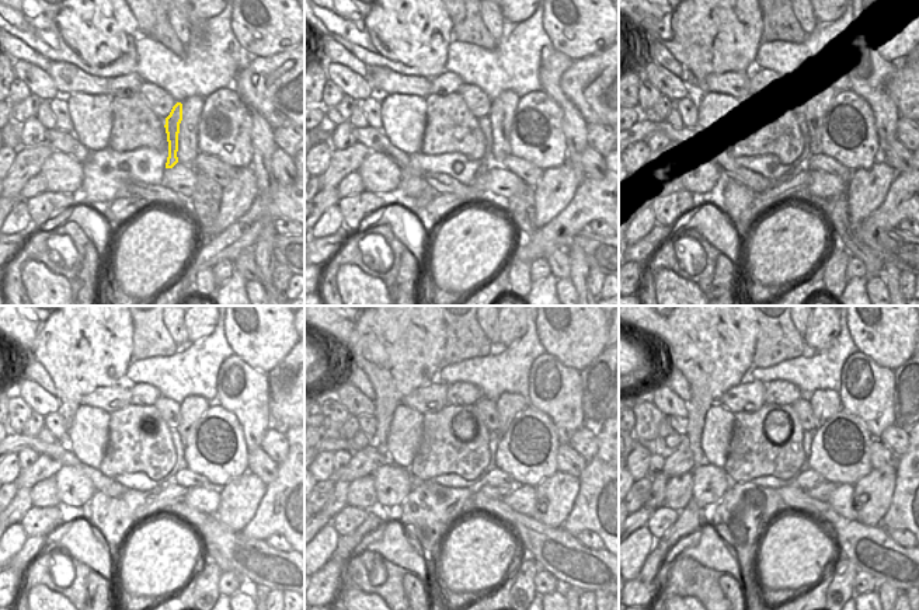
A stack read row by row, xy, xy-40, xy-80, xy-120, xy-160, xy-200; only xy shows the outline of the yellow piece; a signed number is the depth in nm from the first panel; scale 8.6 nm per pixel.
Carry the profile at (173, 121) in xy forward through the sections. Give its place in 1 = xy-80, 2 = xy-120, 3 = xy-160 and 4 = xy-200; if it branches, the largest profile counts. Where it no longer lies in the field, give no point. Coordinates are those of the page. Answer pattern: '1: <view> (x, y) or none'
1: xy-80 (792, 173)
2: xy-120 (112, 518)
3: xy-160 (430, 508)
4: xy-200 (740, 516)

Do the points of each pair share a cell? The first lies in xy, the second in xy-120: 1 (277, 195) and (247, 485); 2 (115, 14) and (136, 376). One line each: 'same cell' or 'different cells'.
1: different cells
2: different cells

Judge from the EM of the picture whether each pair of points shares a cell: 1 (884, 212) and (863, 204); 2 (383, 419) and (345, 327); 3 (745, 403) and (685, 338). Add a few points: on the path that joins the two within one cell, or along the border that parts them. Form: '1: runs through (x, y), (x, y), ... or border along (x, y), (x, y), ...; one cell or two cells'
1: border along (894, 181), (884, 201), (859, 225); two cells
2: runs through (383, 397), (383, 365), (368, 349); one cell
3: border along (741, 383), (730, 387), (717, 403); two cells

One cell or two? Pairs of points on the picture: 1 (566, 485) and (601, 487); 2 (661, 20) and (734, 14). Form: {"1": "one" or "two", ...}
{"1": "two", "2": "one"}

